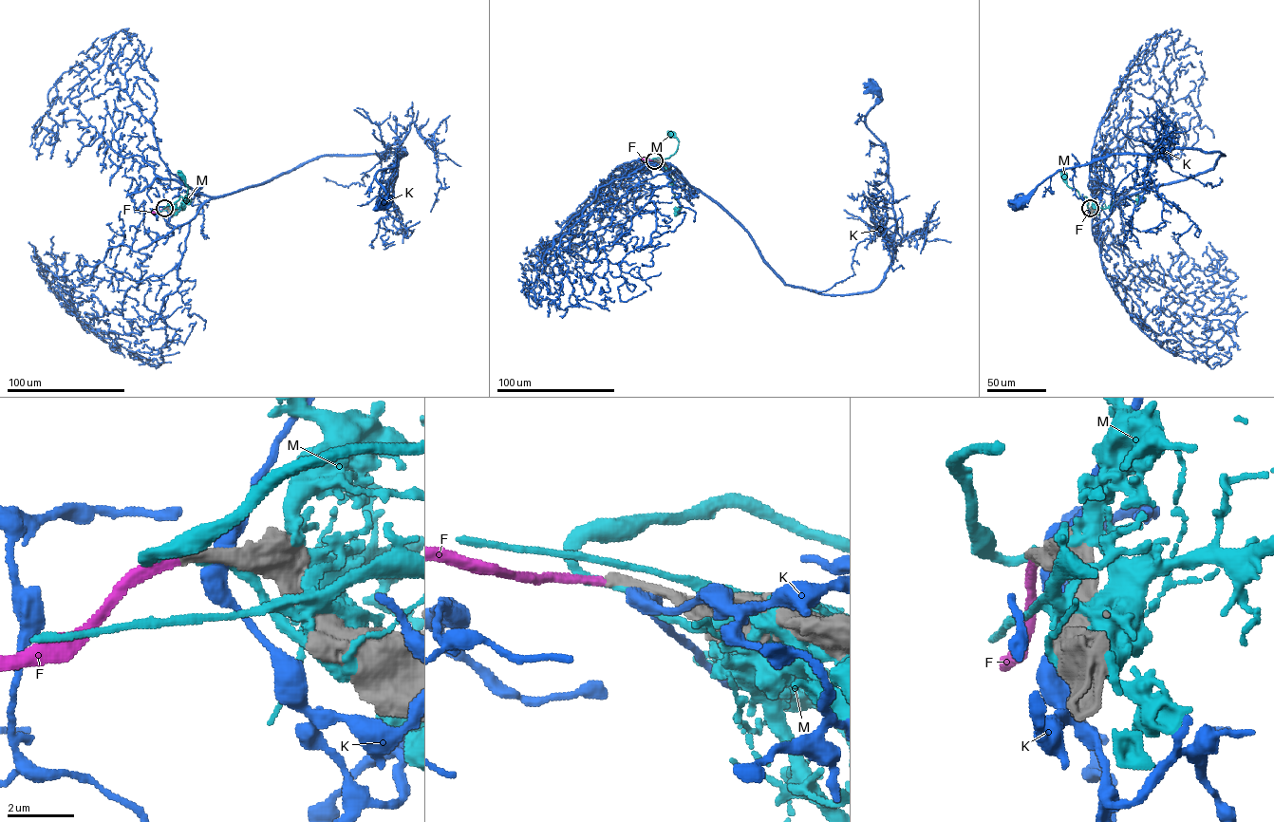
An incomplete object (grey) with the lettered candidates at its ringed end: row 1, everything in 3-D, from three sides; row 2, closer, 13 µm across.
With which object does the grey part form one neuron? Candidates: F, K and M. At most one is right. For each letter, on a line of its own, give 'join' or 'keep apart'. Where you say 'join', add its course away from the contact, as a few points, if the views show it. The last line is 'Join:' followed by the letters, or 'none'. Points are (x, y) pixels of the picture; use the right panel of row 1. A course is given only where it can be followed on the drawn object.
F: join
K: keep apart
M: keep apart
Join: F

